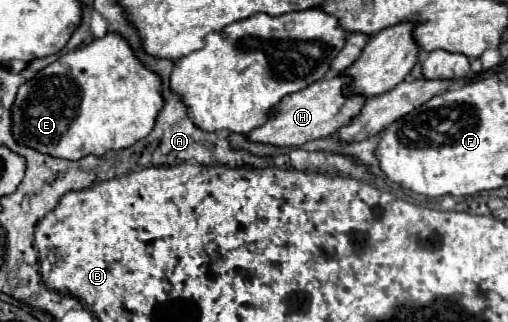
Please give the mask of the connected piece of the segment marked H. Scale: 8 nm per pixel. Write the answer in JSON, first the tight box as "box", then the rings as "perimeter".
{"box":[246,76,366,148],"perimeter":[[[334,76],[328,80],[324,78],[320,82],[310,84],[308,88],[304,88],[300,92],[288,94],[286,98],[280,100],[280,104],[276,104],[268,112],[268,120],[262,126],[258,126],[246,134],[246,140],[260,142],[260,144],[272,144],[278,148],[284,148],[284,146],[298,148],[298,146],[306,144],[308,140],[332,136],[332,132],[336,132],[336,128],[340,128],[340,124],[344,124],[344,120],[352,120],[352,116],[356,116],[356,112],[360,112],[362,104],[366,102],[366,98],[362,98],[362,96],[346,98],[342,94],[342,84],[346,84],[346,82],[348,82],[346,76]]]}

